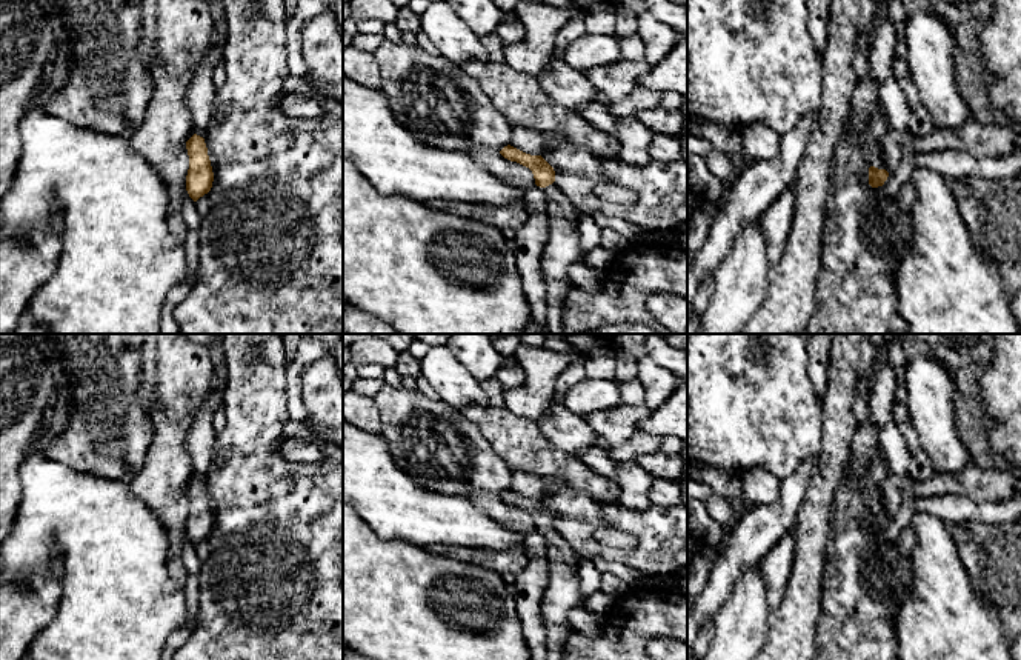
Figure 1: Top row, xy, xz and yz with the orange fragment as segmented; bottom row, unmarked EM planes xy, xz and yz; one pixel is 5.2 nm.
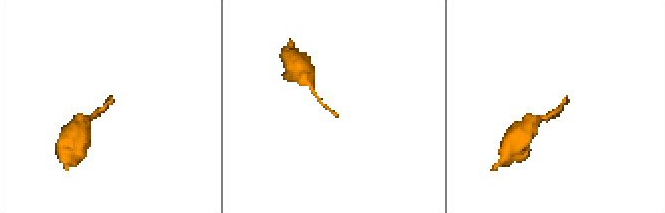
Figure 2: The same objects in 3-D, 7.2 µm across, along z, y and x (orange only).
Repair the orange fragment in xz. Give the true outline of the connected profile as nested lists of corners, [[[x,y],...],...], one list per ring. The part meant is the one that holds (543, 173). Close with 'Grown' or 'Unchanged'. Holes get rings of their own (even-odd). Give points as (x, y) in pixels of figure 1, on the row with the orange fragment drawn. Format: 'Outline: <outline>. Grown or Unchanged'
Outline: [[[510,145],[504,146],[500,154],[510,160],[529,168],[534,174],[535,185],[544,191],[547,200],[560,205],[569,223],[578,225],[580,212],[572,206],[570,200],[557,188],[554,168],[541,157],[526,154]]]. Grown

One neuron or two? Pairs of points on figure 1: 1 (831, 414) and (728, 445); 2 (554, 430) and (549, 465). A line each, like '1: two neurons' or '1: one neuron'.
1: two neurons
2: two neurons

